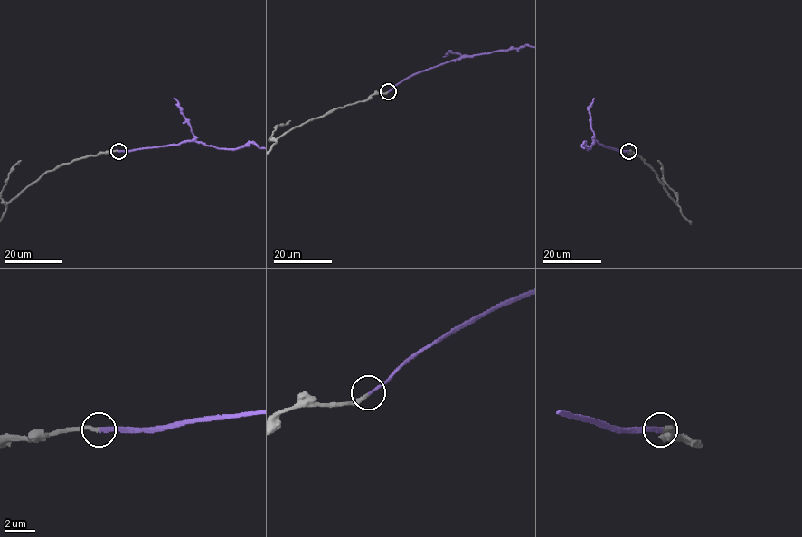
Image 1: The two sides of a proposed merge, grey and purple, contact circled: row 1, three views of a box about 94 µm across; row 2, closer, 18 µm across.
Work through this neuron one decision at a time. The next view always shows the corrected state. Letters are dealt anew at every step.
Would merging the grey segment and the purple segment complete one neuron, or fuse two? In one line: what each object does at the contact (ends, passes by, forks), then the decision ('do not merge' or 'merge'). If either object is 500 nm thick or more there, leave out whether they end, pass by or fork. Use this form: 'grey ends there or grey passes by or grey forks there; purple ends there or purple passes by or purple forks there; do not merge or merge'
grey ends there; purple ends there; merge

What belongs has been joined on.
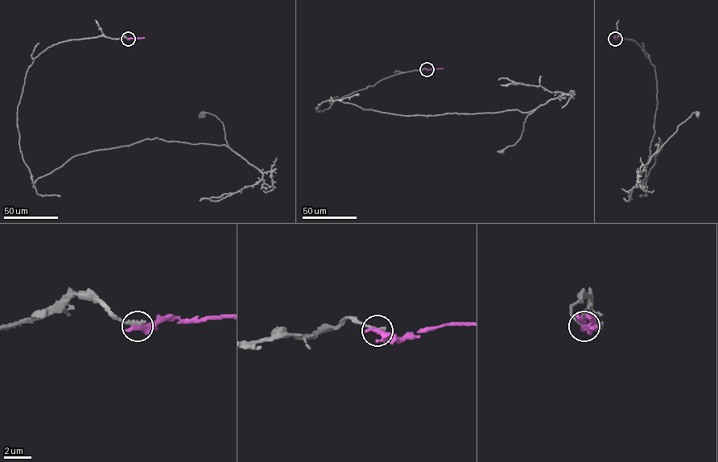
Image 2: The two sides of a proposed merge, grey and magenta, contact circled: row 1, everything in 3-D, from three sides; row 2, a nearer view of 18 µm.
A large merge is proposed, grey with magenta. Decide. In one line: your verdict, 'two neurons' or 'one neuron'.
two neurons

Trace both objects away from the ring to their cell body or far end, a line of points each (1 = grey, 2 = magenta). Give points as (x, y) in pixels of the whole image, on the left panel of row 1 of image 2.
1: (128, 39), (70, 39), (34, 59), (17, 113), (32, 183), (146, 139), (237, 154), (203, 113)
2: (128, 39), (144, 38)

